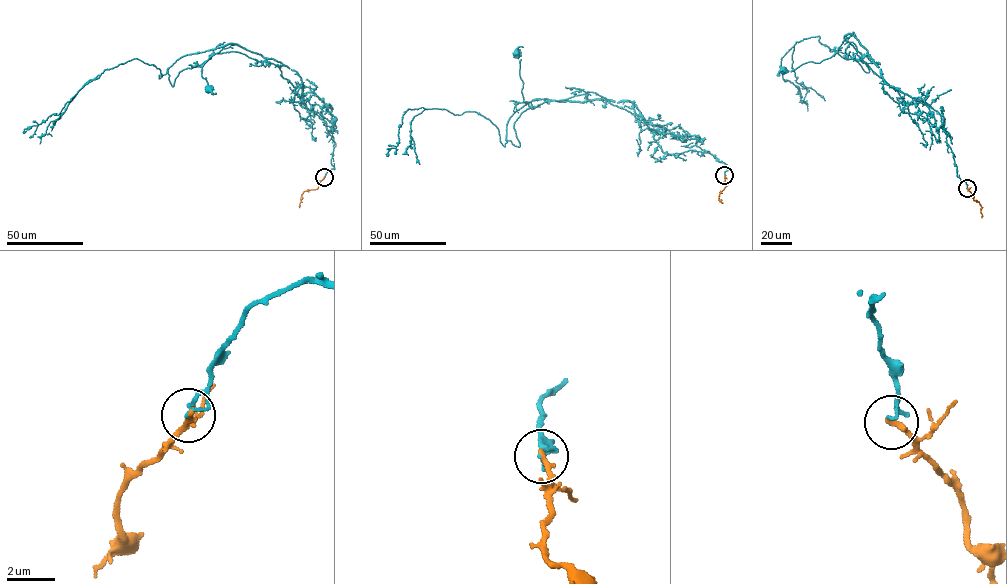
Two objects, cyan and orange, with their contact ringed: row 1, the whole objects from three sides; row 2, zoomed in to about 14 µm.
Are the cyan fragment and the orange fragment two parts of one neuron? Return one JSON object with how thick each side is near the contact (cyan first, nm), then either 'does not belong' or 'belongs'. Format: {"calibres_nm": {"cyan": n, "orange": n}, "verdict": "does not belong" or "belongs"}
{"calibres_nm": {"cyan": 110, "orange": 280}, "verdict": "does not belong"}

